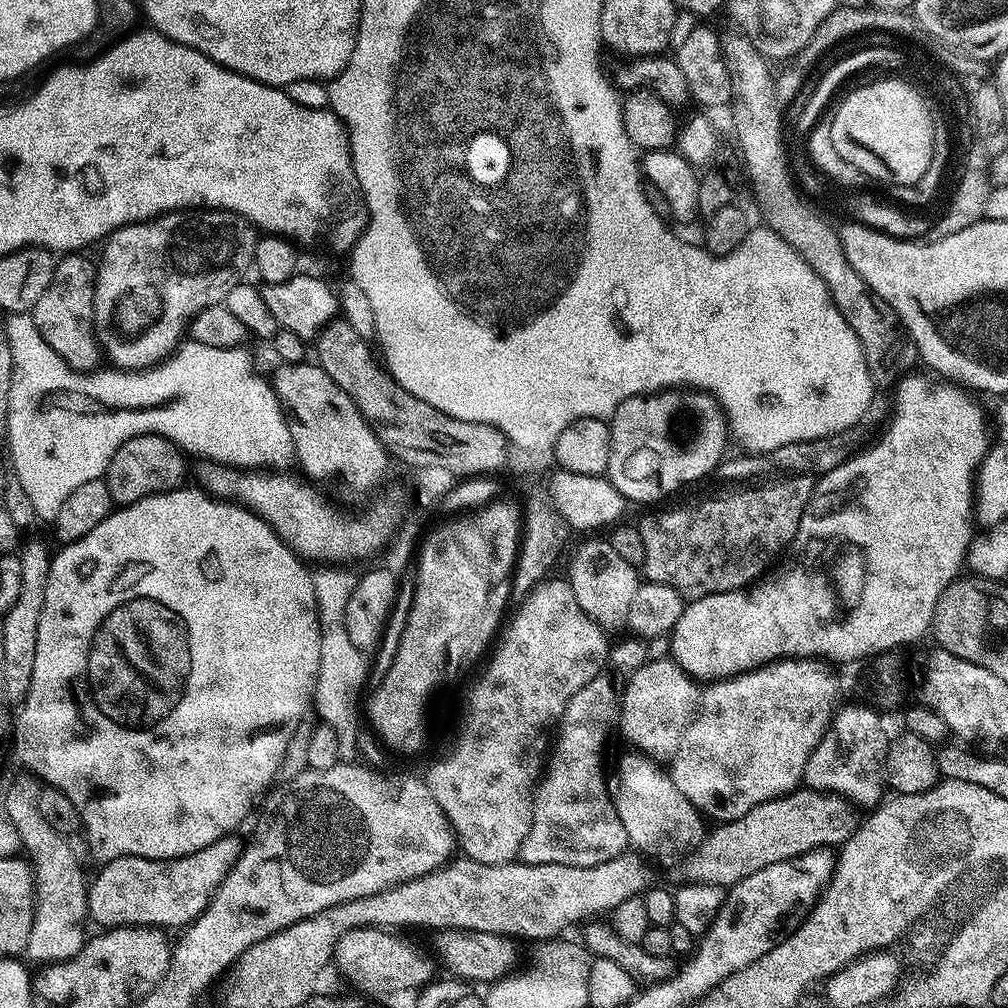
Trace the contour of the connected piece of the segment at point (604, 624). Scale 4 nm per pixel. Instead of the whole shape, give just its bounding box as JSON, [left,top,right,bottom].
[566,539,642,630]

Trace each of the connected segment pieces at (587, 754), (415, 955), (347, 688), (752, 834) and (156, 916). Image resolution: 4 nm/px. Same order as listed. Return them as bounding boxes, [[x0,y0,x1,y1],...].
[[519,674,629,866],[335,928,437,996],[312,564,368,763],[676,786,858,889],[88,835,242,930]]

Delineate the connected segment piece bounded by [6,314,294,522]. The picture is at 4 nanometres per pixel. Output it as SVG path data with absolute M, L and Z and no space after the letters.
M9 315L6 320L6 338L10 342L12 358L12 382L10 384L10 406L8 407L6 431L8 431L8 444L12 450L12 466L16 470L14 472L14 479L20 483L22 490L26 490L26 495L29 496L37 517L41 521L44 519L46 522L52 522L58 514L58 510L61 509L62 504L66 502L66 498L70 497L70 494L78 486L103 477L105 470L110 466L110 458L114 458L114 454L118 450L118 446L122 446L122 442L142 434L164 436L170 442L177 444L181 452L189 457L200 455L204 462L222 464L225 468L284 470L287 469L284 467L288 463L290 465L293 463L292 439L288 429L289 417L286 415L280 399L276 397L273 381L269 377L267 380L266 377L259 376L256 373L256 368L252 365L252 356L250 353L244 352L245 349L243 347L215 348L214 346L202 346L202 342L188 340L181 343L171 356L167 356L165 360L161 360L159 364L154 364L150 368L111 370L112 372L96 370L91 374L87 374L74 371L66 361L58 358L58 354L54 354L54 350L50 350L46 338L42 338L42 334L38 334L38 326L33 322L31 315Z

